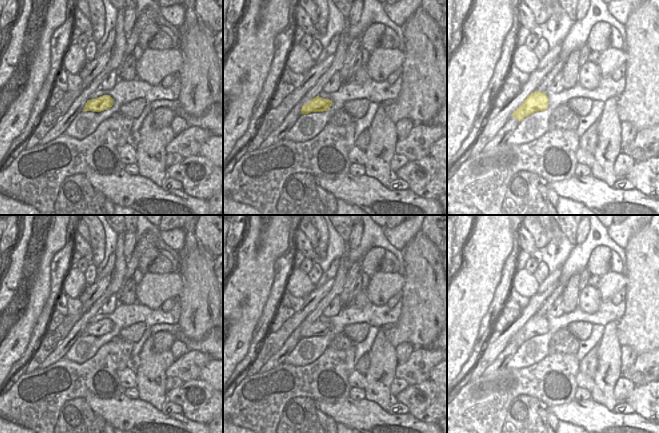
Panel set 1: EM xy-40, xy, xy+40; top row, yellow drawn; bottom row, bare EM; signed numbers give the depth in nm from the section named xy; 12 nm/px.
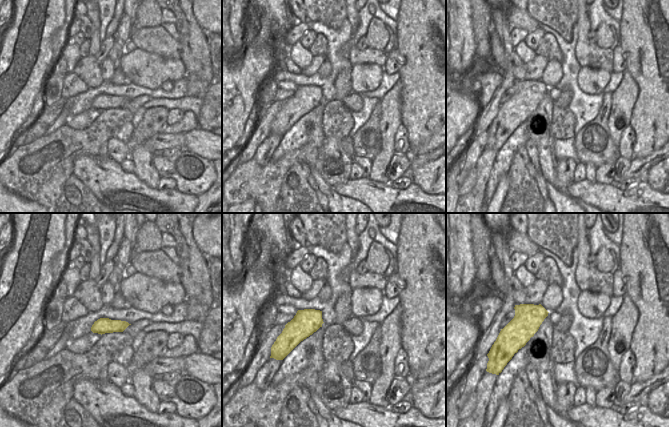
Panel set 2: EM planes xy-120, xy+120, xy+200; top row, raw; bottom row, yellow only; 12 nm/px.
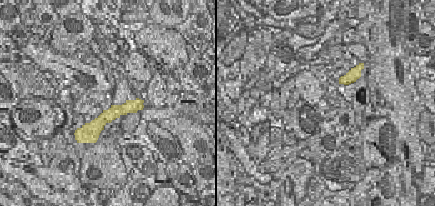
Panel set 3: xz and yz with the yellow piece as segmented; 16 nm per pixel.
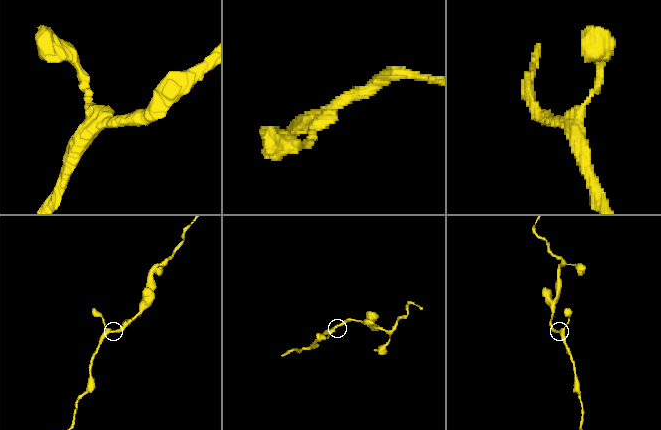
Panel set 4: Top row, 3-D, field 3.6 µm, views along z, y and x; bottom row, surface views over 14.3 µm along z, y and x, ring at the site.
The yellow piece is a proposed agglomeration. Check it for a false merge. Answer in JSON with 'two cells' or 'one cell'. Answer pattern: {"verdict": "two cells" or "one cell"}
{"verdict": "one cell"}

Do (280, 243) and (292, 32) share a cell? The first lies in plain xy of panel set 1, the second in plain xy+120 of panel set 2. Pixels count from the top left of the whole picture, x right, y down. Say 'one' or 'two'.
two

